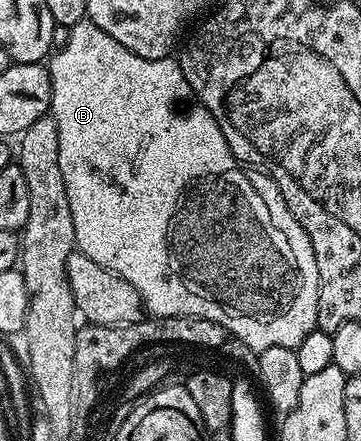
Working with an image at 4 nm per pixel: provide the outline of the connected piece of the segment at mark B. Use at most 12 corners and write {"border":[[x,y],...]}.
{"border":[[49,57],[78,252],[254,351],[315,256],[178,60]]}

